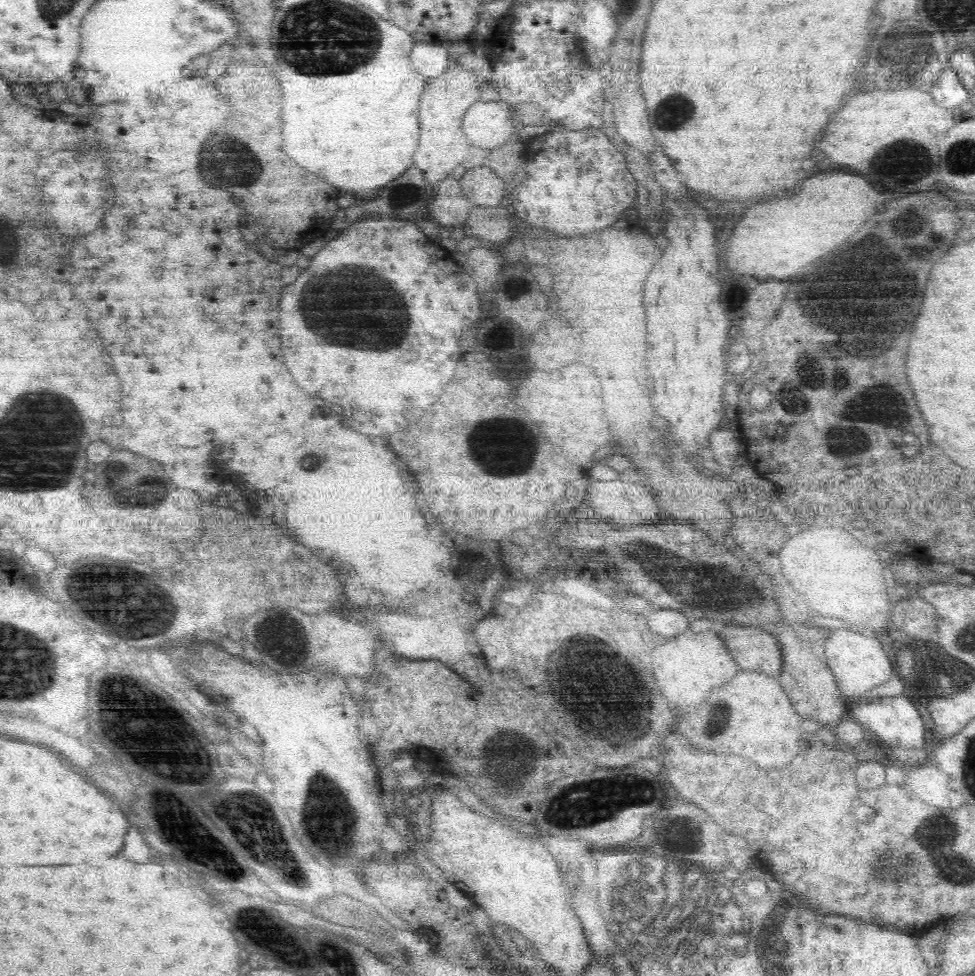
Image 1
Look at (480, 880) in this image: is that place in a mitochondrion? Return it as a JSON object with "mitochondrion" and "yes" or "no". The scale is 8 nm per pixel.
{"mitochondrion":"no"}

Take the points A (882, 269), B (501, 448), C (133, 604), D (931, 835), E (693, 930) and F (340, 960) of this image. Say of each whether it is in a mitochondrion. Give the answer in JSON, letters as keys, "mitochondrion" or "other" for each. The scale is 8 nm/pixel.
{"A":"mitochondrion","B":"mitochondrion","C":"mitochondrion","D":"mitochondrion","E":"mitochondrion","F":"mitochondrion"}

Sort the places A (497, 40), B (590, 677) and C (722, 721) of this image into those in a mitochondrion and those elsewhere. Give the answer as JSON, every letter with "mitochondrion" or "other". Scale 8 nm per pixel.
{"A":"other","B":"mitochondrion","C":"mitochondrion"}

